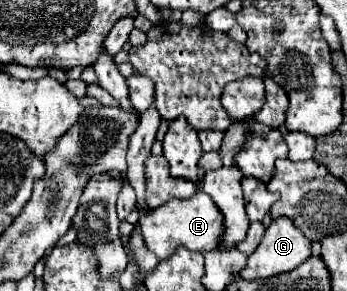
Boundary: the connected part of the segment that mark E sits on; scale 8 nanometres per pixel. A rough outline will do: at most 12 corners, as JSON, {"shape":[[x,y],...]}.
{"shape":[[201,189],[141,217],[147,247],[211,251],[223,213]]}

